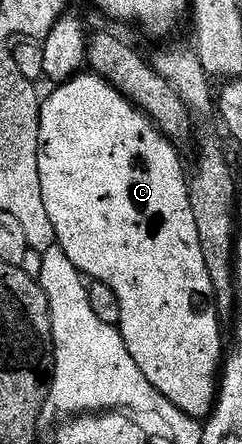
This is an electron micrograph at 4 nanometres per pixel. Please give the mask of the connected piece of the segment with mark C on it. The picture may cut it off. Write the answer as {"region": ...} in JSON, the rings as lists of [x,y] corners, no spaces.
{"region":[[[84,73],[76,75],[68,83],[58,84],[51,96],[42,100],[39,108],[39,172],[41,173],[41,197],[45,197],[45,209],[53,221],[57,245],[73,261],[73,265],[88,280],[104,283],[117,293],[121,301],[121,321],[119,331],[123,334],[129,357],[137,361],[137,369],[149,377],[149,385],[164,395],[181,413],[190,415],[196,421],[203,421],[215,410],[219,394],[221,368],[225,362],[223,331],[219,328],[221,316],[215,302],[213,281],[205,265],[205,253],[201,253],[201,237],[197,237],[197,221],[193,221],[191,208],[191,188],[188,172],[183,172],[183,163],[179,160],[179,151],[174,142],[168,139],[150,117],[138,107],[133,106],[112,83],[107,83],[100,75]]]}

